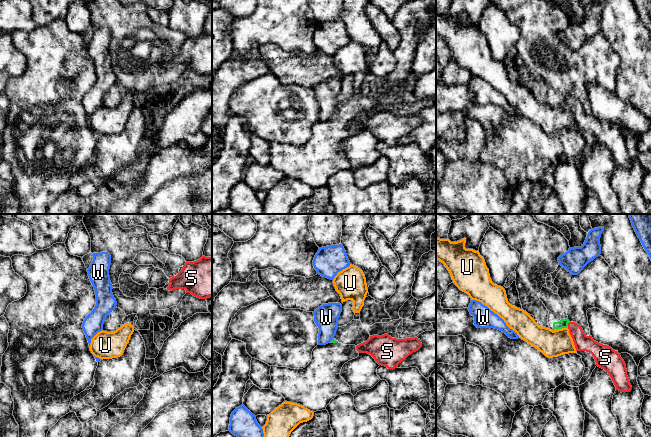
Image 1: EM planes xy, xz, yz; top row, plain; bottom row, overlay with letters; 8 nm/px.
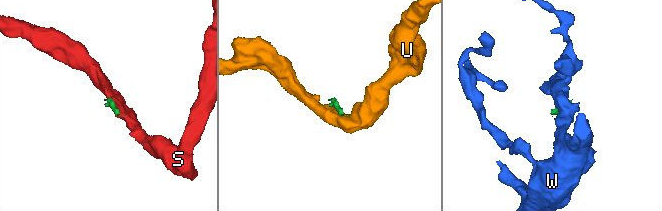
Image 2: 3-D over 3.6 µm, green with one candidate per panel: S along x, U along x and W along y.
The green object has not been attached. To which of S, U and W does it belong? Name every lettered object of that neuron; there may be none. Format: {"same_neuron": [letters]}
{"same_neuron": []}

